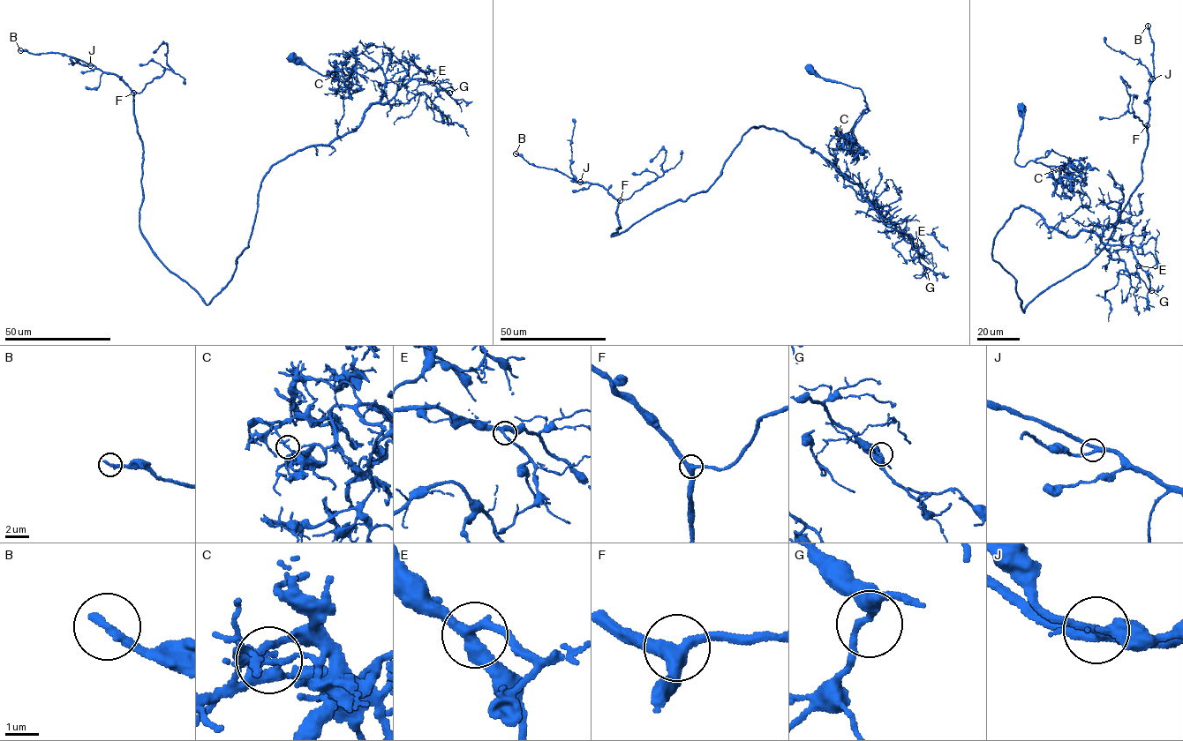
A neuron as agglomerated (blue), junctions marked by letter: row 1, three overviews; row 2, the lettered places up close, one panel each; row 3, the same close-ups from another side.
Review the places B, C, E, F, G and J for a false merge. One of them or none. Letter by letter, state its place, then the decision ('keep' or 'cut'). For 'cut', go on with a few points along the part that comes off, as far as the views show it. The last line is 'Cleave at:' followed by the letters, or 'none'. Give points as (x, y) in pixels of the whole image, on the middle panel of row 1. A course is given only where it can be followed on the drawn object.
B: (516, 153) | keep
C: (838, 133) | cut | (838, 134), (849, 131), (865, 111), (864, 96), (858, 87), (816, 77), (806, 65)
E: (915, 245) | keep
F: (620, 200) | keep
G: (927, 270) | keep
J: (580, 182) | keep
Cleave at: C

